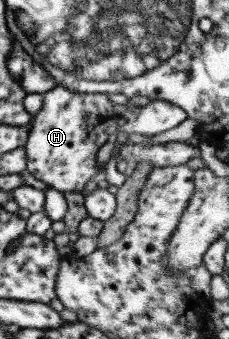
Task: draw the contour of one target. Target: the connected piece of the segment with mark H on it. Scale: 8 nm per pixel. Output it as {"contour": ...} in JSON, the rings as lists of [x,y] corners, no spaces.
{"contour":[[[56,86],[42,94],[41,107],[32,116],[24,144],[25,169],[34,179],[43,181],[56,191],[80,192],[90,179],[103,175],[104,166],[98,167],[96,151],[108,135],[138,133],[150,137],[176,127],[185,118],[184,110],[164,100],[152,100],[144,106],[127,108],[102,93],[73,93]]]}

